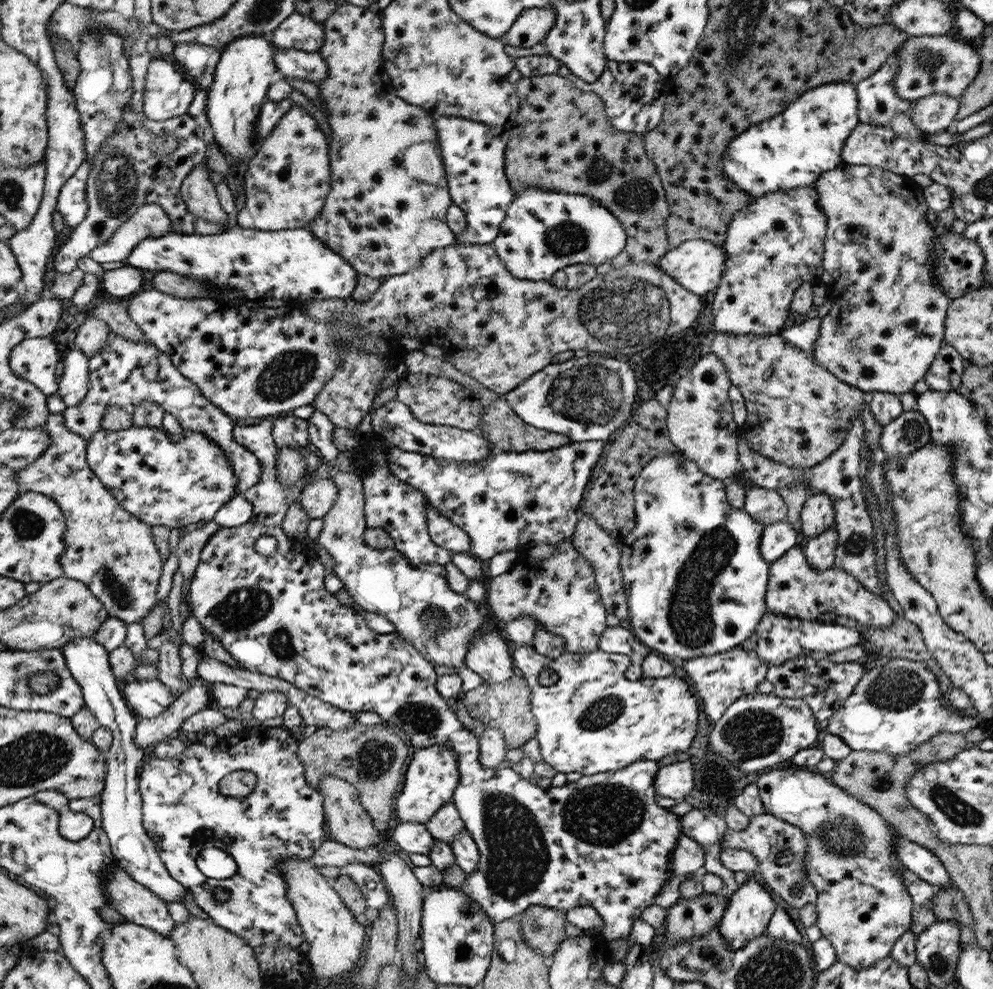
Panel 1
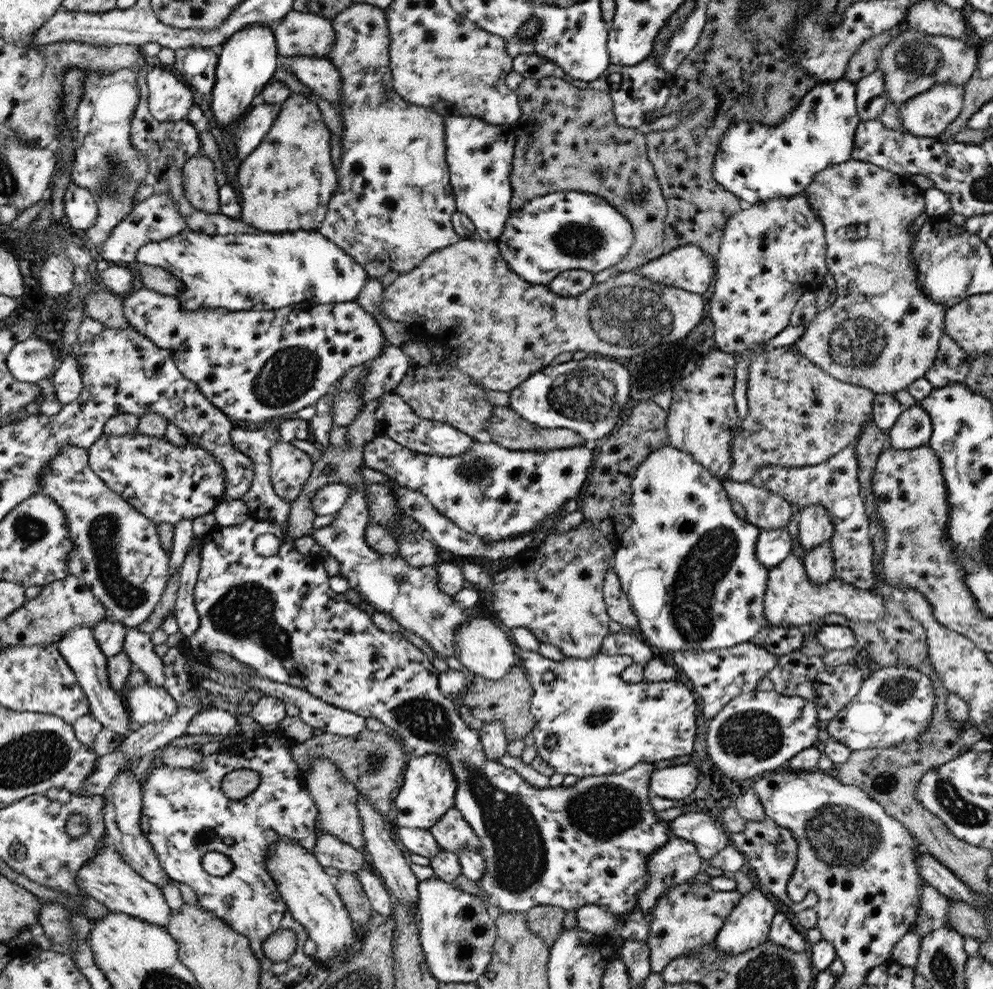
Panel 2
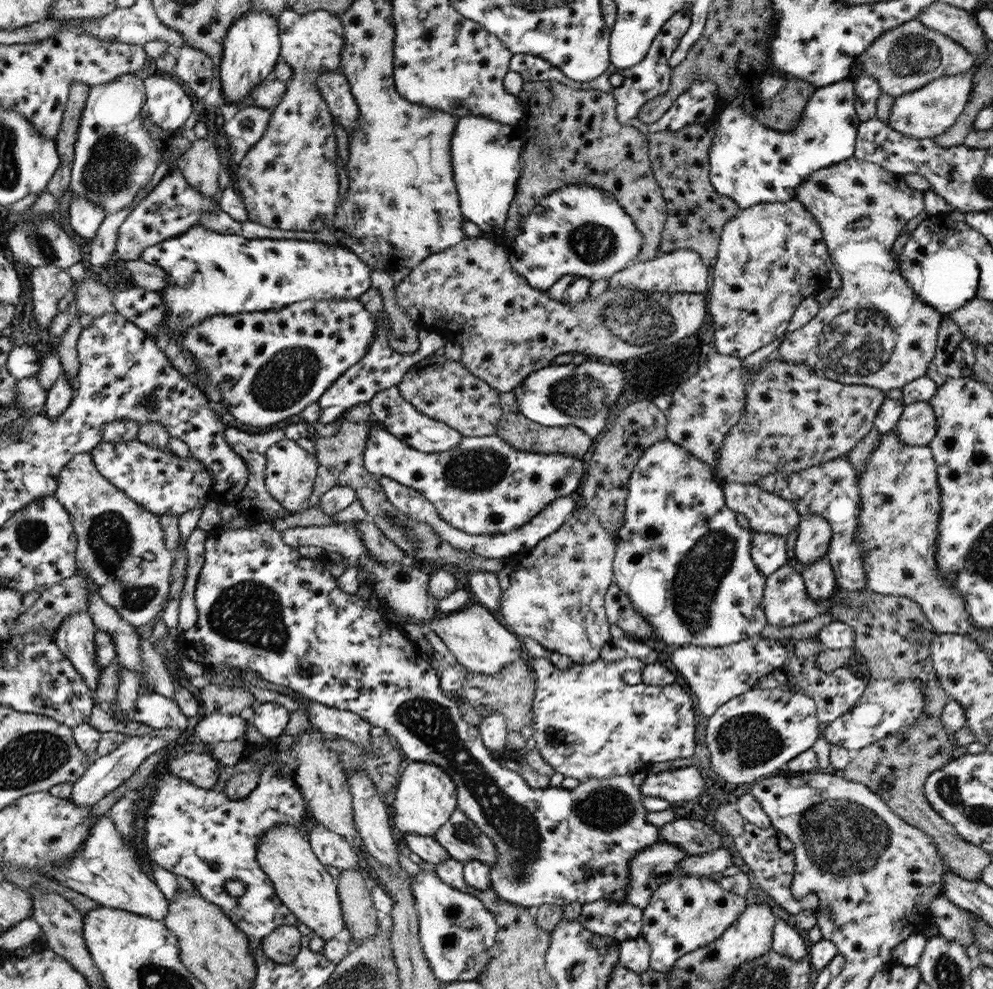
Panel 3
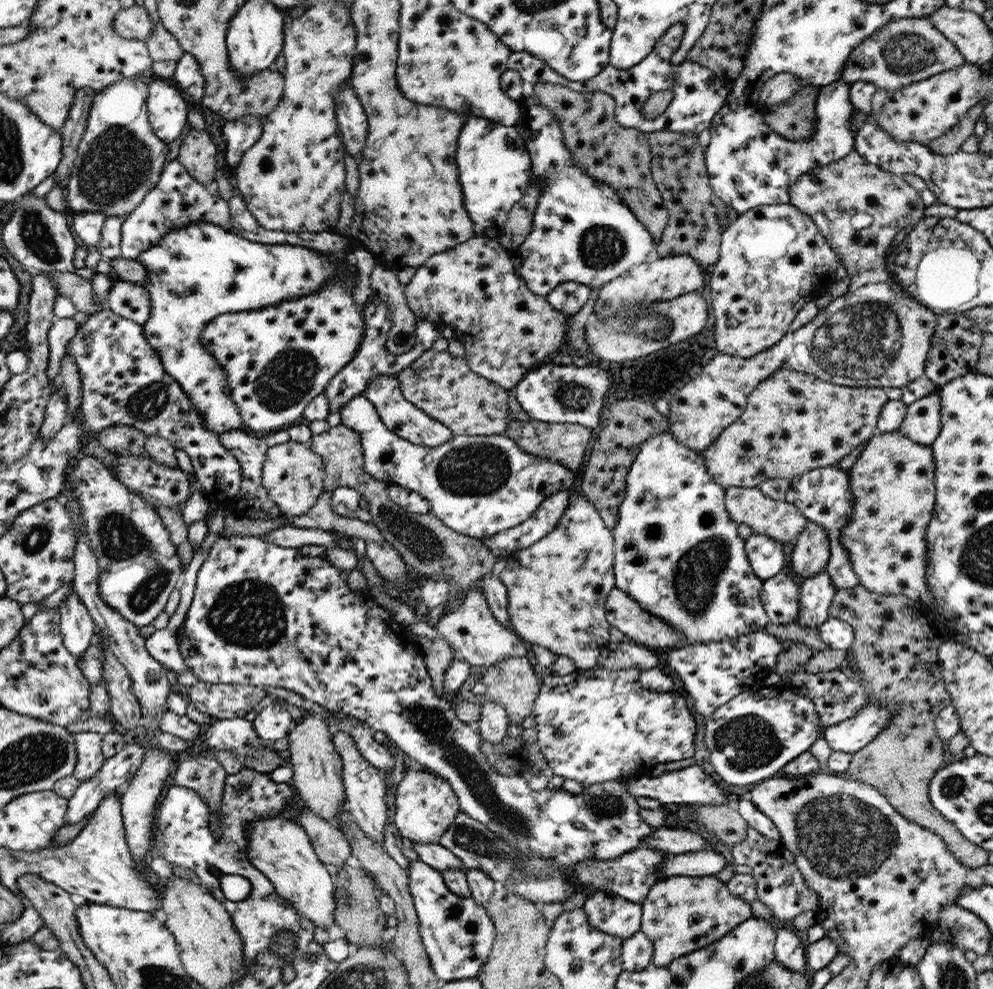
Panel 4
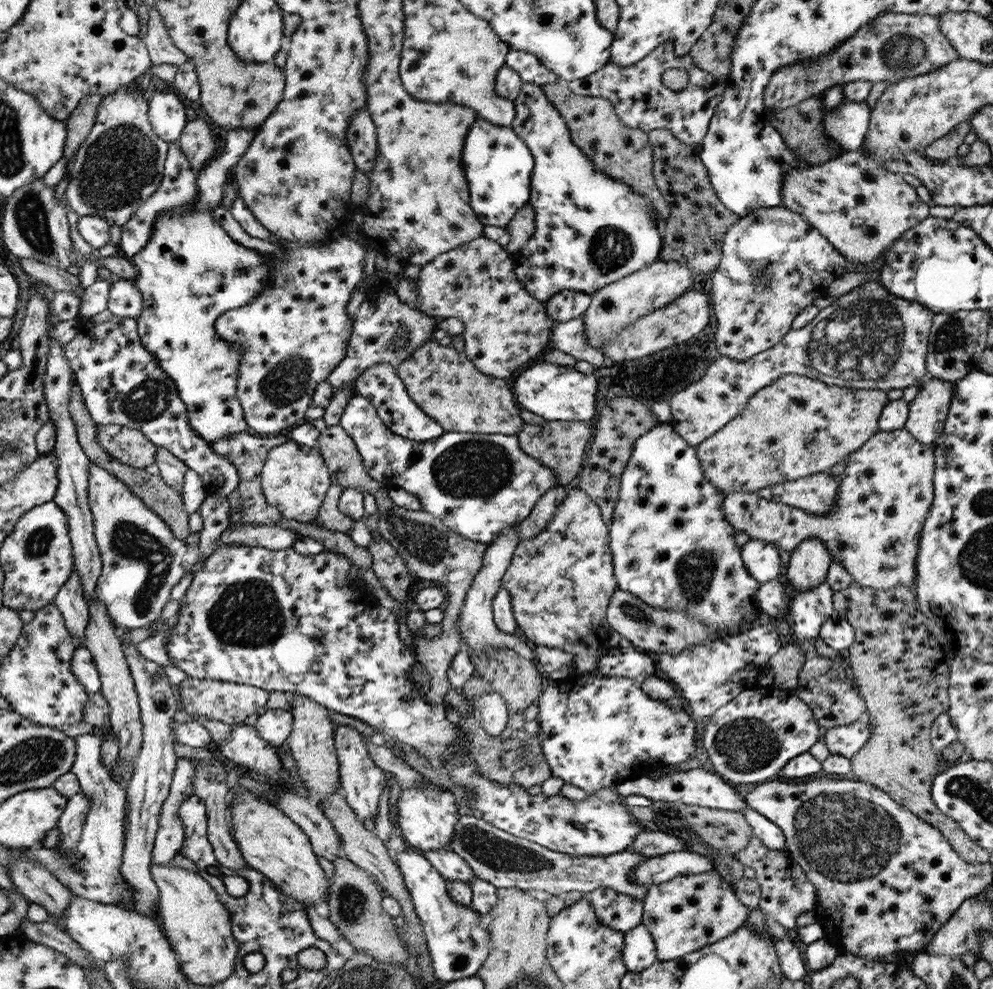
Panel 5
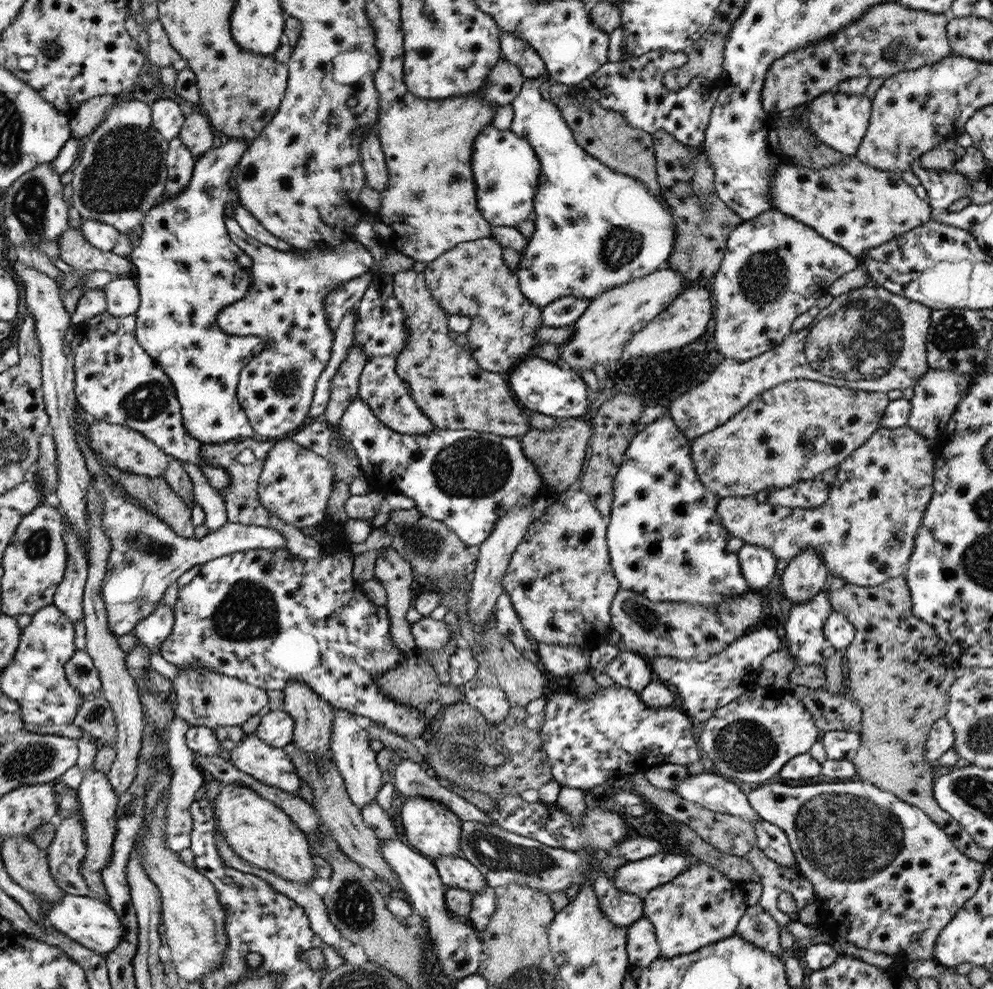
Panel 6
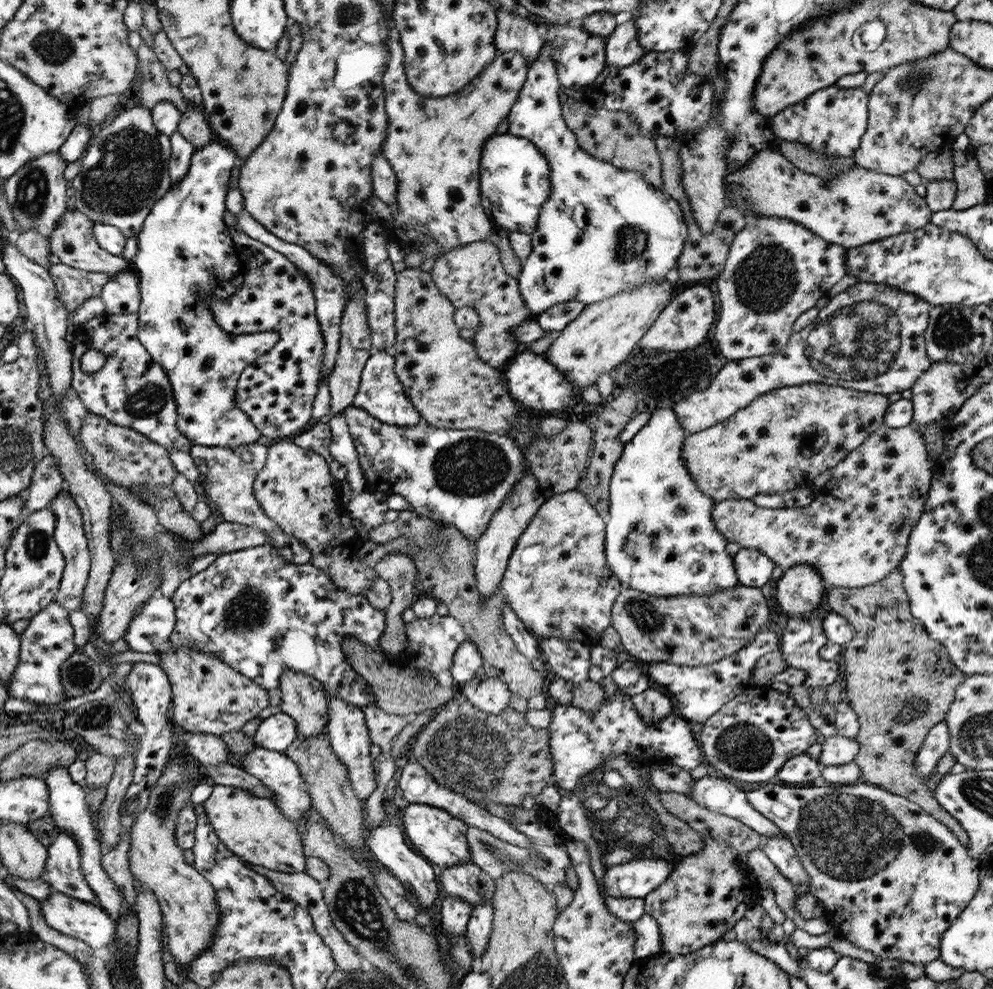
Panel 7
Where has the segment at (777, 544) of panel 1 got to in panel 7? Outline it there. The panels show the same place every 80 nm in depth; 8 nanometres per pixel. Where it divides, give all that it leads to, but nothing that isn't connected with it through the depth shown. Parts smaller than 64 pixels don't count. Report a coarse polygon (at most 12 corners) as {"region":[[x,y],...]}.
{"region":[[742,547],[733,556],[740,585],[761,589],[775,564]]}

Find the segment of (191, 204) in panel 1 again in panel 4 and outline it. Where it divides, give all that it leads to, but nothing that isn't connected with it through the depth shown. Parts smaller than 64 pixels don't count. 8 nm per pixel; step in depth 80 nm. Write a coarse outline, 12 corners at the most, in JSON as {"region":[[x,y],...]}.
{"region":[[191,127],[177,160],[194,182],[210,188],[218,148]]}

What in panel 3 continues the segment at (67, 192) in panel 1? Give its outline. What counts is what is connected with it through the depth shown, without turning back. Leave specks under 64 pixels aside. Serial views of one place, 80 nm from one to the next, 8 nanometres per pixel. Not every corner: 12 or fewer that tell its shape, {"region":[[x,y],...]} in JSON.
{"region":[[72,195],[68,224],[85,243],[96,237],[105,210]]}

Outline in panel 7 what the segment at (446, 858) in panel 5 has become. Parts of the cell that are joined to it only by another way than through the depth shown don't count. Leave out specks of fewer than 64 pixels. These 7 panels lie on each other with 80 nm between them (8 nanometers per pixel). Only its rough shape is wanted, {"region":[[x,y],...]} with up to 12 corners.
{"region":[[466,863],[438,873],[443,895],[491,902],[495,880]]}

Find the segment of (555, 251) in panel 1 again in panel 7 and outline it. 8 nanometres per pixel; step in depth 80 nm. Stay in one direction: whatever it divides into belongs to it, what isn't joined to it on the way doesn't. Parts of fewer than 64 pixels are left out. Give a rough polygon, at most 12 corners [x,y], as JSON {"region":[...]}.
{"region":[[543,45],[508,133],[553,185],[520,289],[536,316],[674,274],[683,210],[582,150]]}

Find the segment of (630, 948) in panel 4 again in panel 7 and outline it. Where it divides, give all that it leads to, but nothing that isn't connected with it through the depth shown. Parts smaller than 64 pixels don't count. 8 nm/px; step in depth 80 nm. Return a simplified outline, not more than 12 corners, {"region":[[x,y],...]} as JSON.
{"region":[[658,921],[633,922],[635,962],[662,953]]}

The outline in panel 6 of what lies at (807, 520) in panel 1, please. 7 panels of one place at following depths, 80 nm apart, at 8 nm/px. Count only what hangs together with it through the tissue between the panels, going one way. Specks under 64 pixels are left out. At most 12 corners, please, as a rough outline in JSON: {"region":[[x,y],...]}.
{"region":[[809,548],[790,560],[782,594],[793,605],[828,587],[823,558]]}

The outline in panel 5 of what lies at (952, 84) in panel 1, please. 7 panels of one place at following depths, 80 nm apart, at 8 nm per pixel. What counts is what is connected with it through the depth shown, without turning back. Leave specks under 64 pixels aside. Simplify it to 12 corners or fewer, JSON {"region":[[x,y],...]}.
{"region":[[886,11],[837,49],[781,66],[785,110],[831,86],[917,77],[959,58],[939,17]]}

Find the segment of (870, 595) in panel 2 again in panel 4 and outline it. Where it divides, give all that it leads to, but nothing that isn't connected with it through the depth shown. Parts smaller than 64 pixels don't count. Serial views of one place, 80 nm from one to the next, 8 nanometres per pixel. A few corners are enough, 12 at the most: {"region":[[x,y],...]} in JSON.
{"region":[[780,570],[763,582],[761,600],[772,624],[800,614],[800,587]]}

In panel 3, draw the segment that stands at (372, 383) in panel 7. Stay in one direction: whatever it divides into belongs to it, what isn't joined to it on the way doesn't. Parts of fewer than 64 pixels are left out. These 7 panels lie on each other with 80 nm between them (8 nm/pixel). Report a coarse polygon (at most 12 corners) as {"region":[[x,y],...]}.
{"region":[[397,386],[369,402],[376,420],[416,450],[439,453],[464,437],[422,414]]}

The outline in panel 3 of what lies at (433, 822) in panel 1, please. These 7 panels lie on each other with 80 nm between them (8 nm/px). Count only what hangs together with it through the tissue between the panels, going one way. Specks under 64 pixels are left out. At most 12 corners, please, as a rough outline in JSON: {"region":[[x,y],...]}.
{"region":[[458,808],[434,837],[462,864],[498,861],[492,839]]}

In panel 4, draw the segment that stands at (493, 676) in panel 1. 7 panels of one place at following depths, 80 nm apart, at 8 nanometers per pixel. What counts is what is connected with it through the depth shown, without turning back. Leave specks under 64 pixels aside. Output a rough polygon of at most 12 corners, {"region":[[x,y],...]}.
{"region":[[478,583],[434,626],[453,660],[485,670],[526,657]]}

